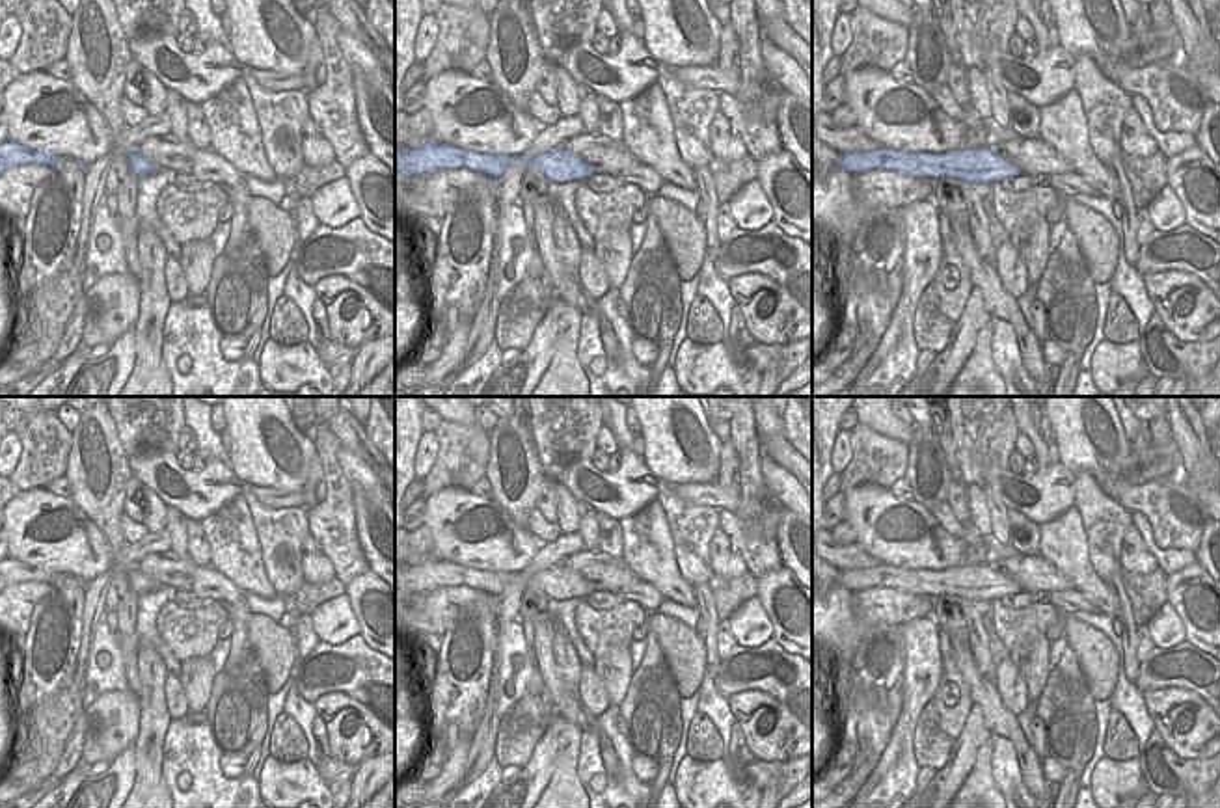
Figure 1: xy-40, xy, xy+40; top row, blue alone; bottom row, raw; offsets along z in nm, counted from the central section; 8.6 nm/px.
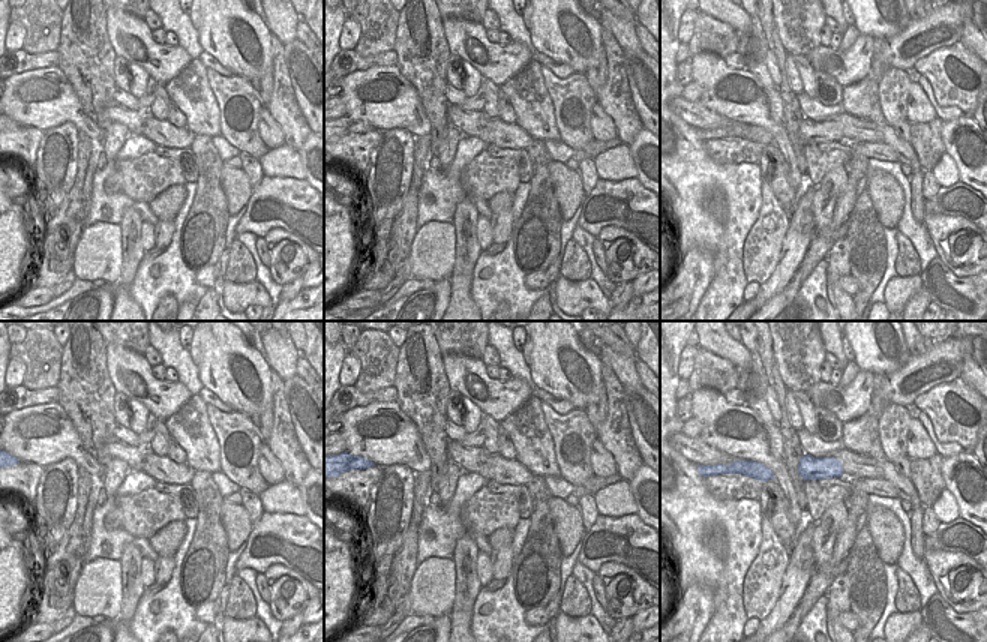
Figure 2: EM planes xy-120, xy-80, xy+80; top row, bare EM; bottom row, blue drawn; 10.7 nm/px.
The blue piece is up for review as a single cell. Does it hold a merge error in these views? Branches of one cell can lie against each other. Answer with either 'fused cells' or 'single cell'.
fused cells

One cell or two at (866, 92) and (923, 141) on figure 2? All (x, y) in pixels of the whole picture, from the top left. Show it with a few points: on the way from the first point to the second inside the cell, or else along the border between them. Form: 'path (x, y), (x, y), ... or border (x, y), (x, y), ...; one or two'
border (908, 143), (921, 167); two

